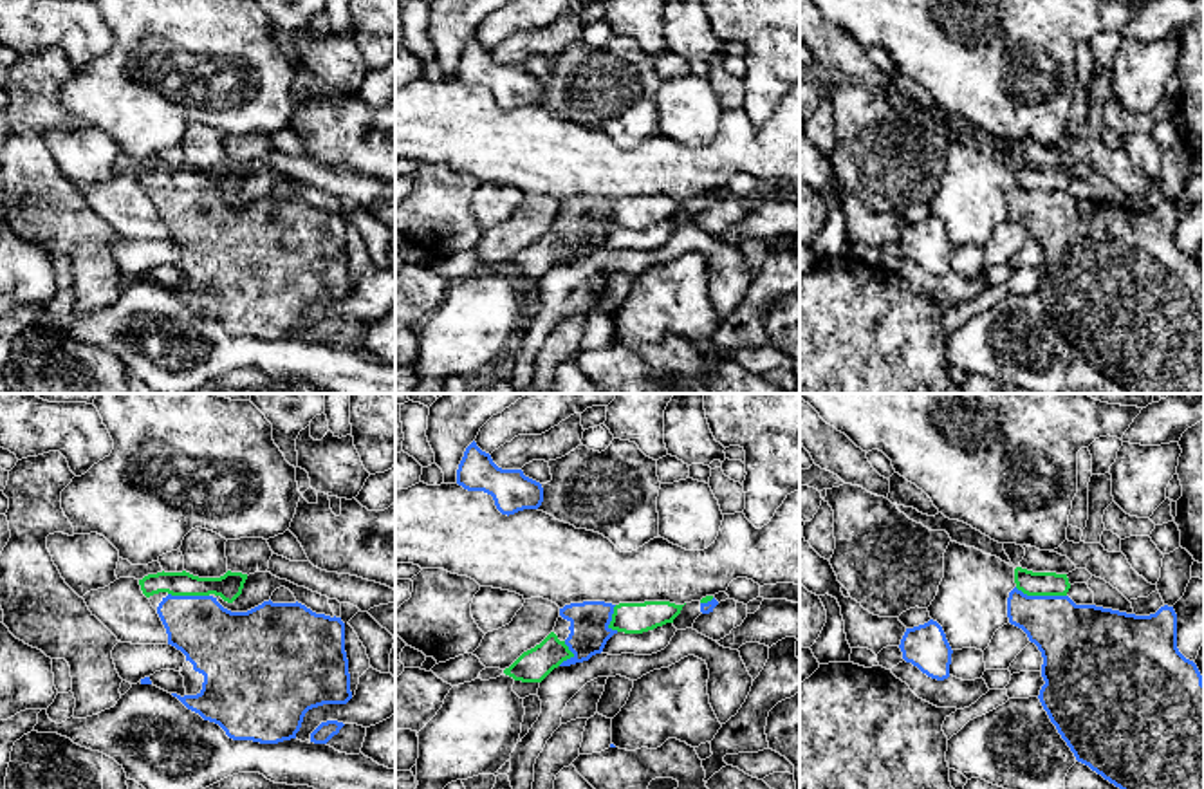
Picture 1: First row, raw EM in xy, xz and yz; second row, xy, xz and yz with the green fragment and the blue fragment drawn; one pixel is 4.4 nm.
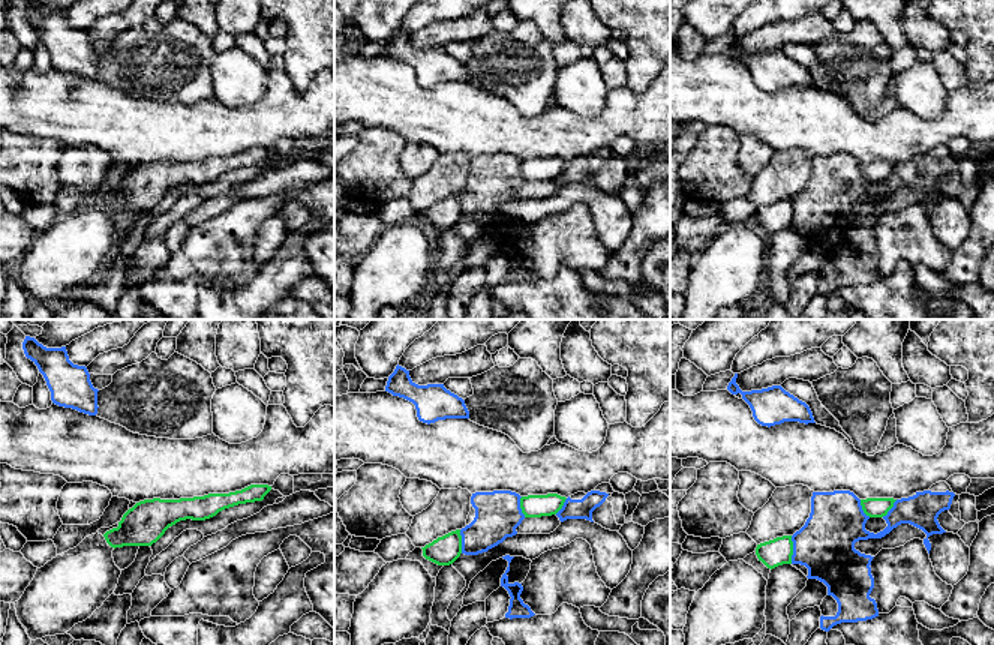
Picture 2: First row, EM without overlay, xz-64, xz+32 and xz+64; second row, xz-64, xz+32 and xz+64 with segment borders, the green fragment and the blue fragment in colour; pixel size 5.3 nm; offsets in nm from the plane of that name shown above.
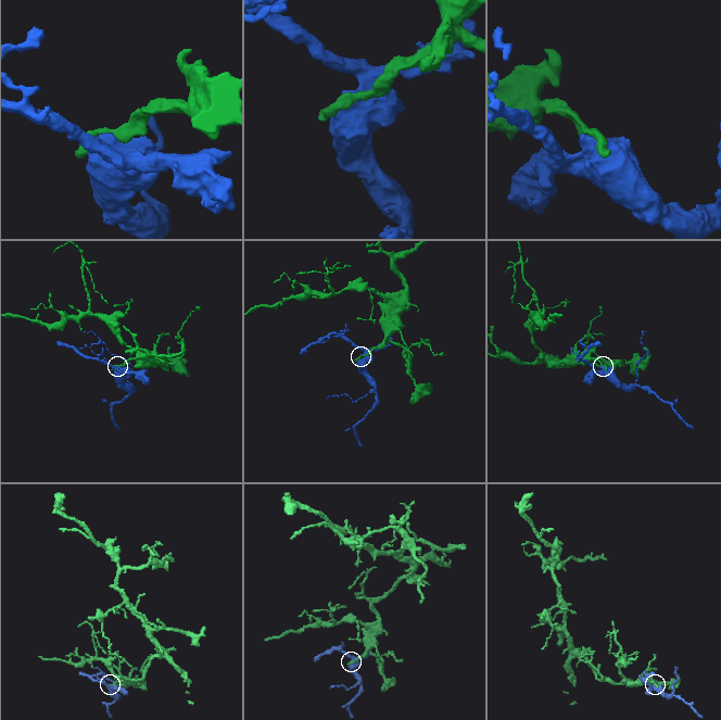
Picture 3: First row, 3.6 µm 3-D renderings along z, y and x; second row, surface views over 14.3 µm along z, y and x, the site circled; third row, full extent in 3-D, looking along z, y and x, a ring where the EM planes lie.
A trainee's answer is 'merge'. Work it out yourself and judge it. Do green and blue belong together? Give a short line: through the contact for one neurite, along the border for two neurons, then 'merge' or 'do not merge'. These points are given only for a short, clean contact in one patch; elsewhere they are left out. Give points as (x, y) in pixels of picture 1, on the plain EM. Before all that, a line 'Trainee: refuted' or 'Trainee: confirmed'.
Trainee: refuted
do not merge

